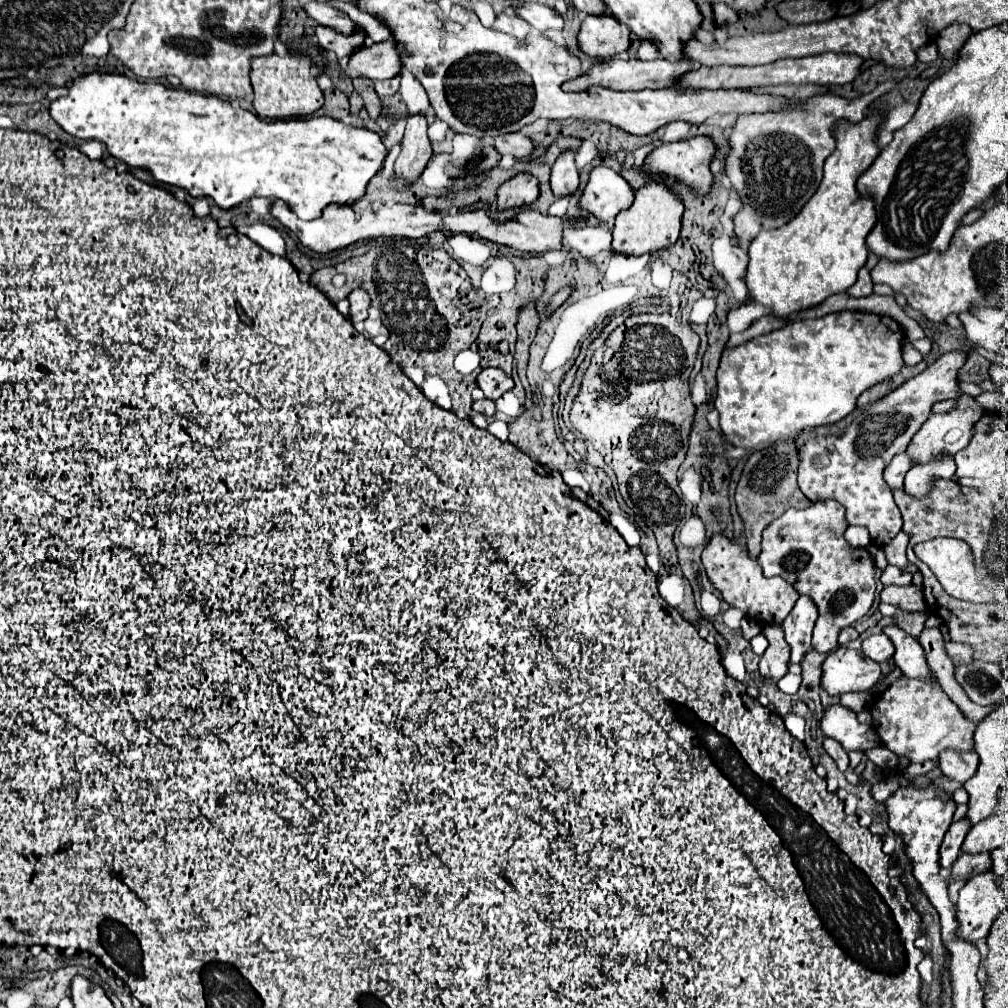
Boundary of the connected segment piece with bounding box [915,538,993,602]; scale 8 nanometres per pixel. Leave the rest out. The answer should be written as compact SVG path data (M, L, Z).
M933 538L933 540L917 544L915 554L919 560L923 560L931 568L931 572L937 576L937 580L947 590L947 594L961 598L961 600L973 600L973 602L989 602L993 598L993 594L977 582L975 566L973 566L973 552L963 540Z

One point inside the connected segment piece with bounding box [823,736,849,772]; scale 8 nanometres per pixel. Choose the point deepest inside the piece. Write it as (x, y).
(834, 749)

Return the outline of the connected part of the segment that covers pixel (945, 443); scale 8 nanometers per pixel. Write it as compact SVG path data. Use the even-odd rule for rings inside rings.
M963 394L961 398L957 398L957 408L947 412L947 414L931 414L927 418L927 422L921 426L921 430L911 438L909 446L907 446L907 456L911 458L913 466L923 466L931 460L937 460L941 456L953 456L955 452L959 452L961 448L967 446L967 442L971 440L971 428L977 420L977 416L985 412L971 396Z

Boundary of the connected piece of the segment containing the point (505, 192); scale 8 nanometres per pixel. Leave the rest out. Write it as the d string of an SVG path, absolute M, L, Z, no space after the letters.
M517 174L509 182L505 182L499 188L497 194L497 210L503 212L507 208L521 208L529 206L537 200L539 188L537 188L537 178L529 174Z

